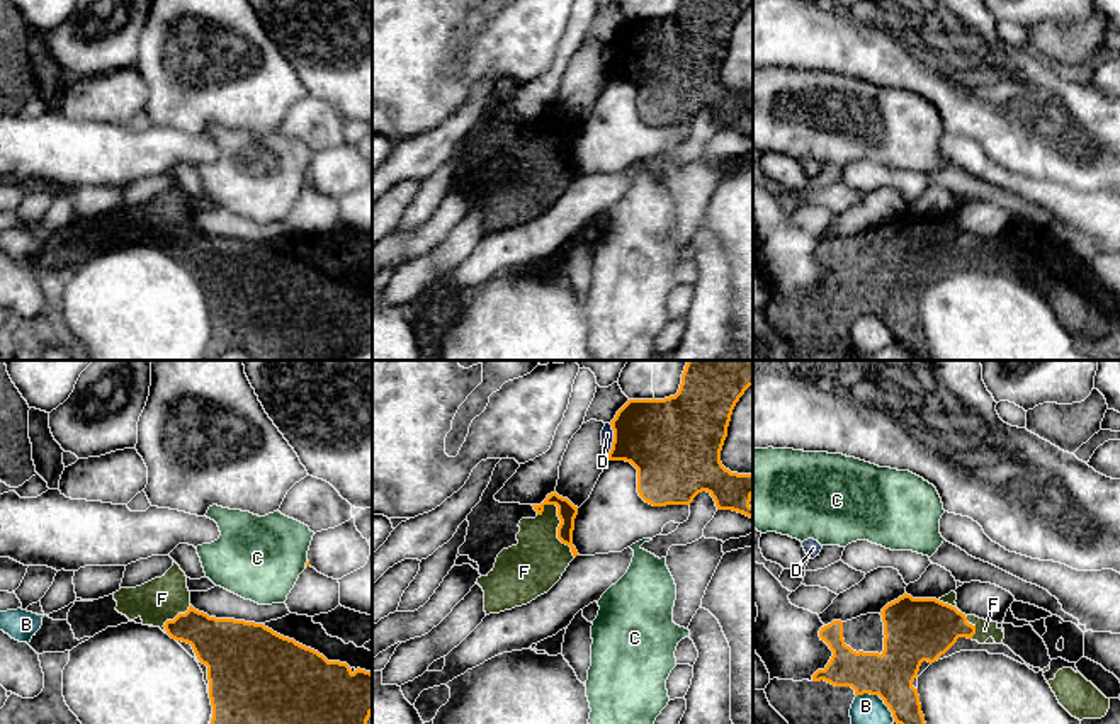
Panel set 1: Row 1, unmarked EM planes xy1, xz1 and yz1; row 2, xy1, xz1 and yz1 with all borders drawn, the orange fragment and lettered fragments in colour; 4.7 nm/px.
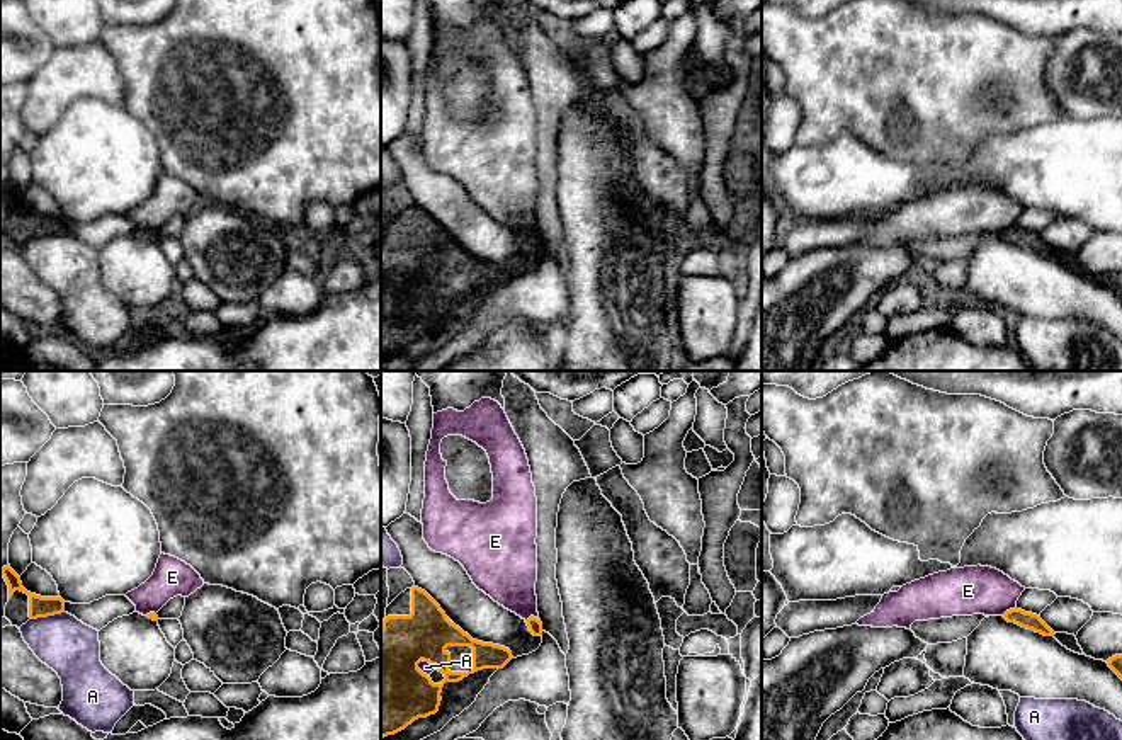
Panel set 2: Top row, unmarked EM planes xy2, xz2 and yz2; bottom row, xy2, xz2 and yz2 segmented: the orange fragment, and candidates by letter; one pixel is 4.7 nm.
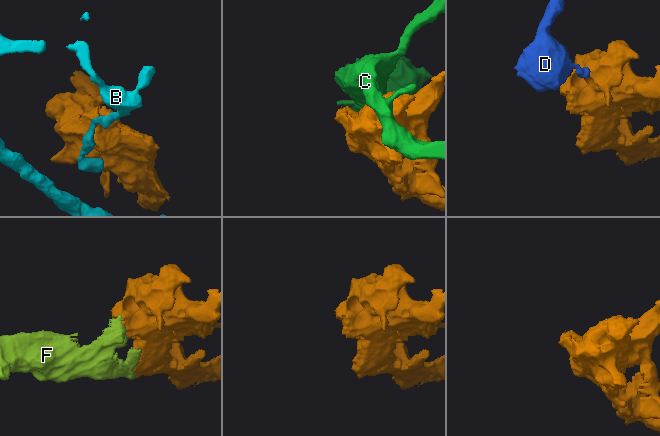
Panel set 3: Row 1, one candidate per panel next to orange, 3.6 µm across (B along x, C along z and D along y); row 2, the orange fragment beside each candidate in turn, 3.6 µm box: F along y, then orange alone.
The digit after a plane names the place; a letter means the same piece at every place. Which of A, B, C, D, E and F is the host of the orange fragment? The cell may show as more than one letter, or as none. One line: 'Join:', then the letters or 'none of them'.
Join: F

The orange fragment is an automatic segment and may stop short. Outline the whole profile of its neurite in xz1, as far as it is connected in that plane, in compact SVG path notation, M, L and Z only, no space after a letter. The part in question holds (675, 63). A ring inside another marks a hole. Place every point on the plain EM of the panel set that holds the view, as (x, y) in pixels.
M682 0L675 15L665 19L629 19L610 41L614 49L608 80L625 80L637 88L637 112L653 126L690 124L693 117L707 110L717 129L733 129L753 138L753 92L738 93L721 82L721 70L727 56L733 29L753 0Z

